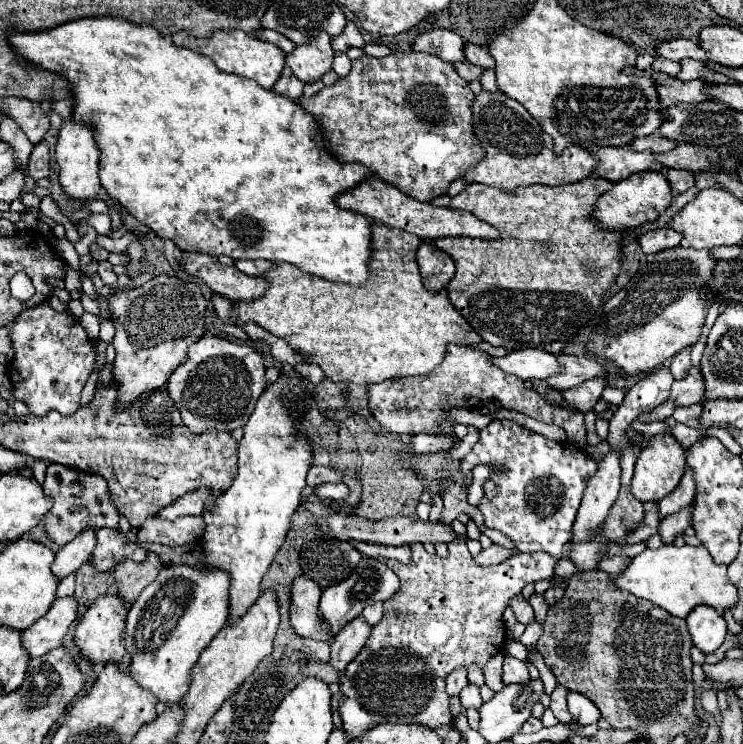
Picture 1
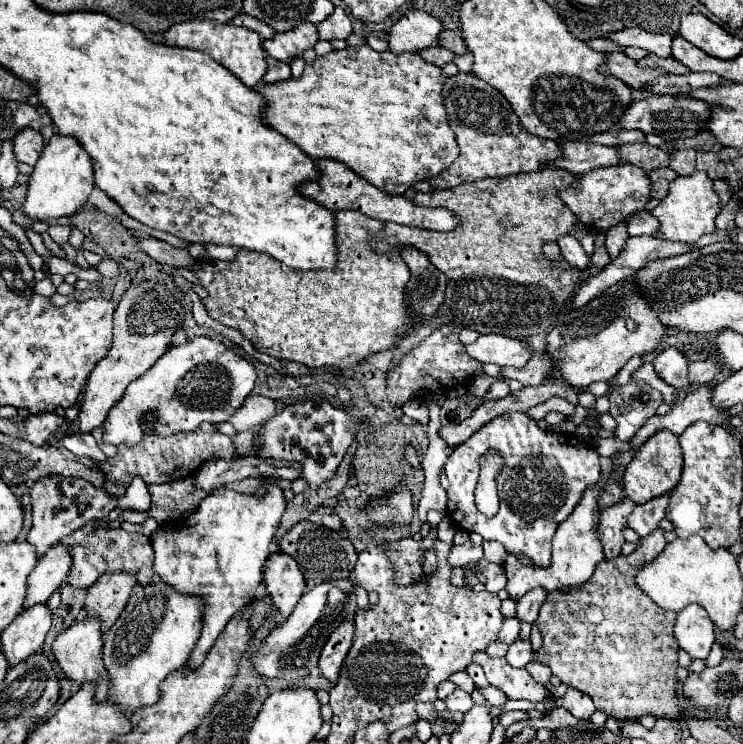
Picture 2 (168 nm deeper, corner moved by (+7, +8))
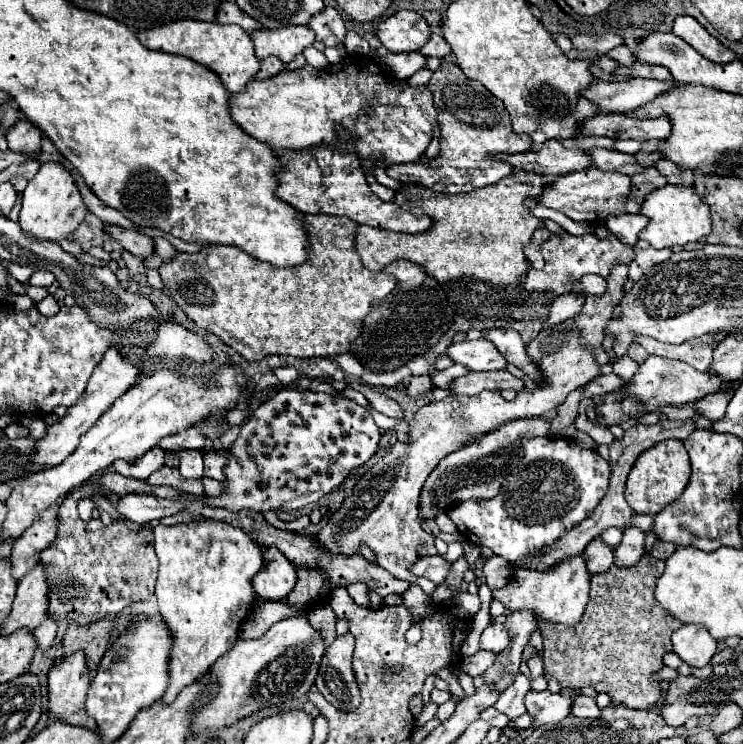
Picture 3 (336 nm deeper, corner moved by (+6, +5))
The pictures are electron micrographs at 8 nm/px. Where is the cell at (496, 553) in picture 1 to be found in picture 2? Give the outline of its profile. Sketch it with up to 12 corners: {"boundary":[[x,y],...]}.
{"boundary":[[473,542],[453,546],[449,566],[463,568],[483,558],[483,548]]}

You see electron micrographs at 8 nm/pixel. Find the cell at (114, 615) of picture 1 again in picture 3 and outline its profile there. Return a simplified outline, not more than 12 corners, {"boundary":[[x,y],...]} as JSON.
{"boundary":[[82,651],[48,671],[50,717],[96,727],[86,715],[90,669]]}

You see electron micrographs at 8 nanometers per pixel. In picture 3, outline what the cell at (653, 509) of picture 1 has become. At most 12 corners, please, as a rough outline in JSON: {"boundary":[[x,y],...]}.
{"boundary":[[596,537],[584,549],[590,573],[608,571],[614,547]]}

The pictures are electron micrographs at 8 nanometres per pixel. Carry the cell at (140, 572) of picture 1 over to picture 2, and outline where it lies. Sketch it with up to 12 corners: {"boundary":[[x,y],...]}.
{"boundary":[[105,574],[87,590],[85,612],[107,632],[125,608],[133,576]]}

